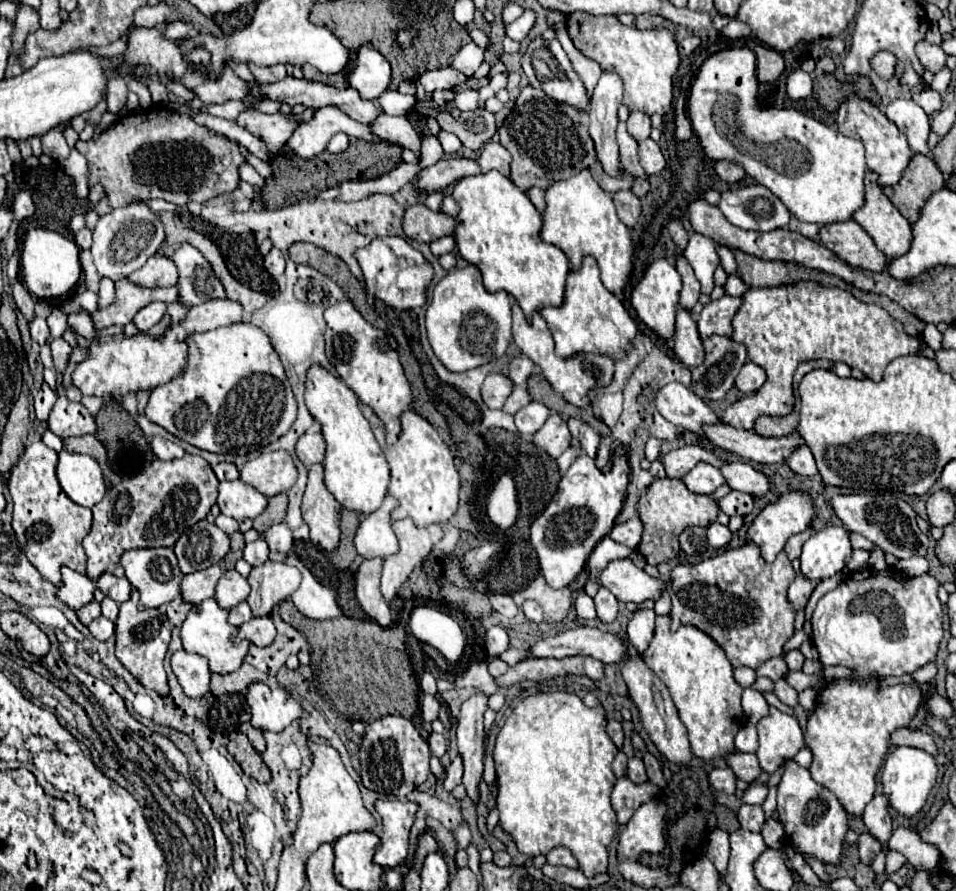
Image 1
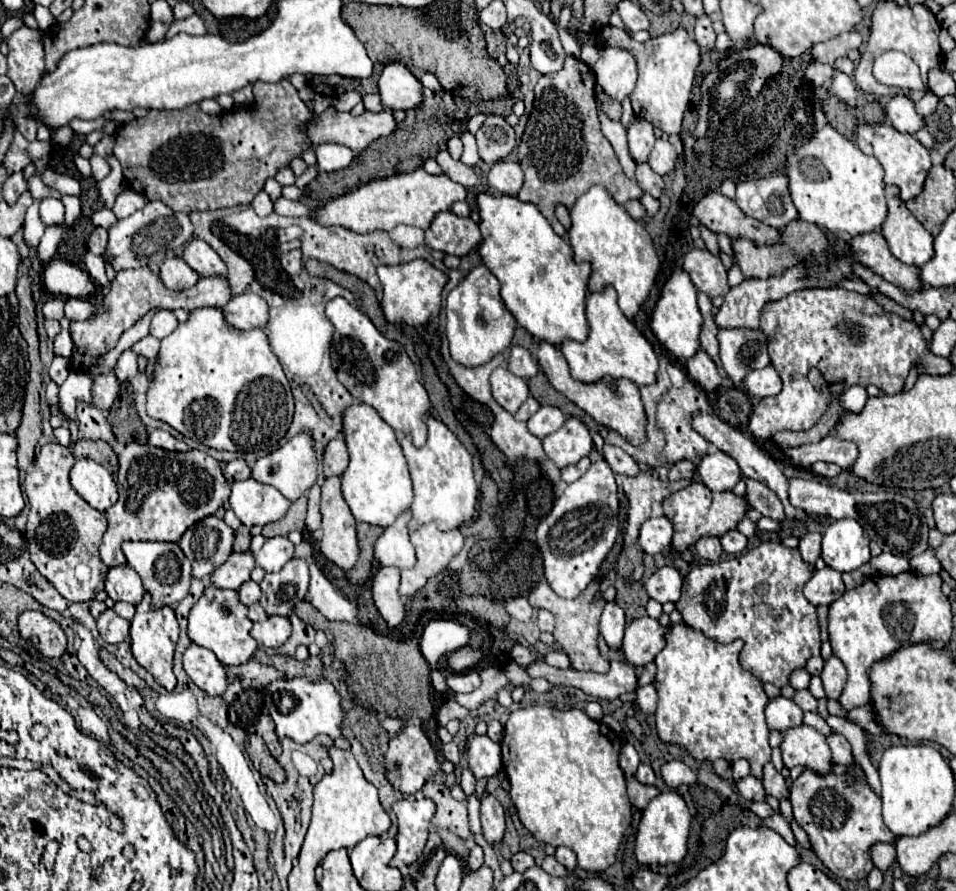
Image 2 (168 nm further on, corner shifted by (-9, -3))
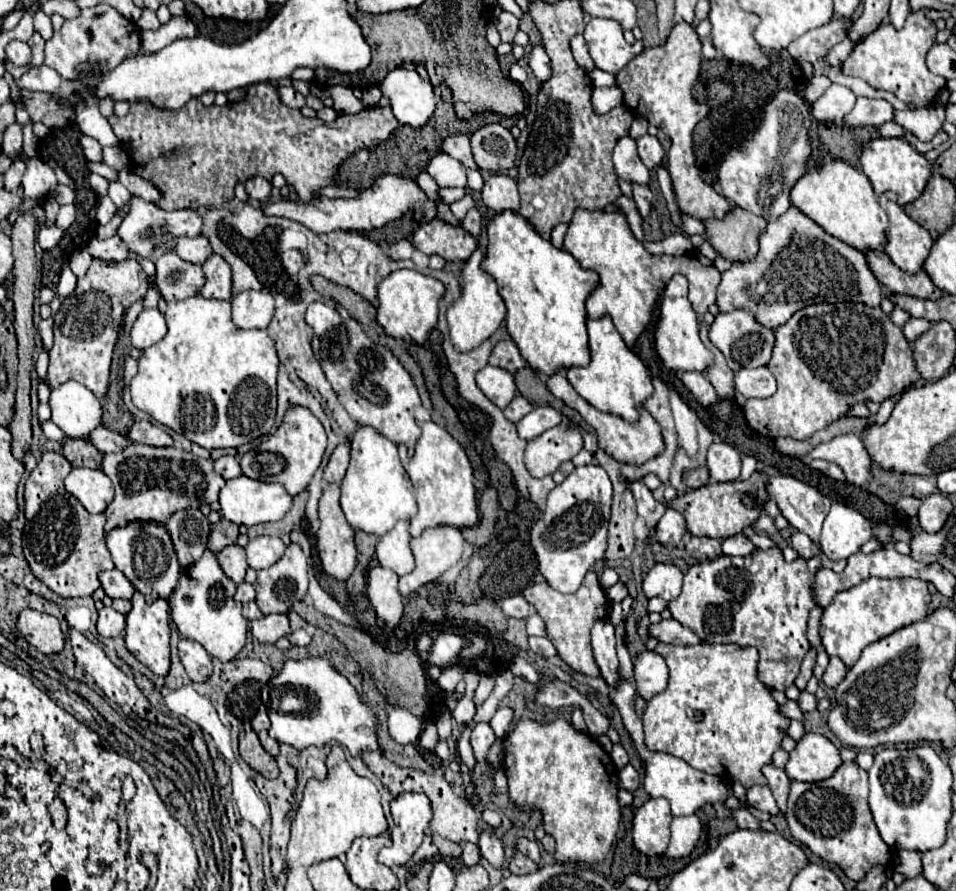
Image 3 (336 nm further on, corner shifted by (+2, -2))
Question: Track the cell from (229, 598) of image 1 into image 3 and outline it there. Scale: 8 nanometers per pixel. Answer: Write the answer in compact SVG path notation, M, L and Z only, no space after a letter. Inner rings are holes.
M242 582L242 584L238 586L236 594L234 594L234 600L242 602L242 604L248 604L248 602L252 602L252 600L254 600L254 586L252 586L252 584L246 584L246 582Z

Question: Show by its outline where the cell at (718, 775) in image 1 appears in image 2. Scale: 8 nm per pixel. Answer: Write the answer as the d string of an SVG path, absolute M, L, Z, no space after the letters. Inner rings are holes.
M745 777L737 783L737 791L749 799L749 801L765 801L767 799L767 793L765 793L765 787L759 779L755 777Z

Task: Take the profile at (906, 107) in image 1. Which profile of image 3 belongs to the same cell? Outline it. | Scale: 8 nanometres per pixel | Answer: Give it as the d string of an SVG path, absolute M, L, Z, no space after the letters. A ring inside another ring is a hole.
M858 98L854 110L844 118L846 126L882 126L894 120L894 106L888 100Z

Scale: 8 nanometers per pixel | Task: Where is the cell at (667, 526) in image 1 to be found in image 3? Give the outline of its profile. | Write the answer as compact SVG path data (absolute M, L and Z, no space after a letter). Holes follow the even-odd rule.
M754 472L748 480L736 480L736 482L710 482L702 488L688 490L674 500L668 502L668 508L674 508L686 518L686 530L692 536L708 536L708 538L728 538L742 528L752 526L756 518L762 512L762 506L768 498L766 488L764 488L764 476Z

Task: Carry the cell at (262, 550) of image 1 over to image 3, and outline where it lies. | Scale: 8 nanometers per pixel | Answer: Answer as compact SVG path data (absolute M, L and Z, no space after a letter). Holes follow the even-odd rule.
M258 536L246 546L248 566L254 570L266 570L274 566L286 552L286 544L278 536Z

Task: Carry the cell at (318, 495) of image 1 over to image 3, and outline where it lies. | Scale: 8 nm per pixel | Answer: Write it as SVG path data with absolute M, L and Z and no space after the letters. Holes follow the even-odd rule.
M330 484L320 496L320 502L318 502L320 528L316 532L316 548L318 548L318 556L322 560L324 572L334 576L336 580L346 580L354 572L354 566L356 566L356 546L354 546L354 528L346 522L338 498L340 498L338 484Z

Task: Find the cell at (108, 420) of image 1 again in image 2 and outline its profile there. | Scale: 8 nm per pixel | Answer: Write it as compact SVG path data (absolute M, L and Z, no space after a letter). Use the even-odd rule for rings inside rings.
M129 383L121 385L119 397L117 397L115 405L111 407L111 411L117 417L117 421L111 421L111 427L121 445L131 443L131 441L147 443L145 425L143 425L143 421L139 421L139 415L133 409L133 393L129 389Z

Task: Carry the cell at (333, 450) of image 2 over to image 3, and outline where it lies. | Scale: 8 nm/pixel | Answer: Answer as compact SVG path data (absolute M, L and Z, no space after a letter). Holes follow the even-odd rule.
M342 442L334 448L334 452L328 458L328 464L324 468L324 480L326 482L340 482L344 478L344 472L348 468L348 460L350 460L350 444Z

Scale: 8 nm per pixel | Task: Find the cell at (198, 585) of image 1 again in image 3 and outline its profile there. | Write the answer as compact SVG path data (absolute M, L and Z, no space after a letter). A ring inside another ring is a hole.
M238 544L226 546L222 552L216 554L216 558L218 558L220 568L226 572L226 576L230 576L230 580L234 584L244 582L244 576L246 576L246 570L248 570L244 548L240 548Z

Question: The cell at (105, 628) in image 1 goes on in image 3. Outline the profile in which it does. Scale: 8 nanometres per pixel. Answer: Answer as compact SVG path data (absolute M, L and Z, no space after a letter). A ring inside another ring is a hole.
M102 608L98 612L98 622L96 622L96 630L102 638L114 638L120 636L126 628L124 616L120 612L116 612L114 608Z

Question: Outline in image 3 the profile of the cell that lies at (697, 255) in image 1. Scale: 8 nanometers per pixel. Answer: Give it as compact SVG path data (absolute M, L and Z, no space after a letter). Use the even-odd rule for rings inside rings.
M576 208L566 238L564 250L570 252L582 268L596 270L600 276L598 288L590 292L586 298L586 310L590 318L600 318L608 314L622 334L624 342L632 348L638 334L648 326L654 302L658 292L668 284L674 274L684 274L690 284L692 304L694 310L702 316L708 312L708 306L716 302L716 288L720 284L720 272L714 266L700 264L694 256L654 256L650 254L644 244L632 234L626 218L618 212L604 212L604 210L584 210Z

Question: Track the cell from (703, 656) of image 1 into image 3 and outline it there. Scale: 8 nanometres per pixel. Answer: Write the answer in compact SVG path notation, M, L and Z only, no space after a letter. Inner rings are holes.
M660 642L654 652L666 660L670 678L668 688L648 700L642 718L646 746L650 750L668 752L676 758L682 758L692 768L706 774L716 774L726 780L738 778L746 788L752 784L766 784L760 768L770 764L772 754L780 748L780 740L790 720L778 714L778 704L772 700L770 690L756 678L758 650L738 644L700 642L696 646L674 646Z

